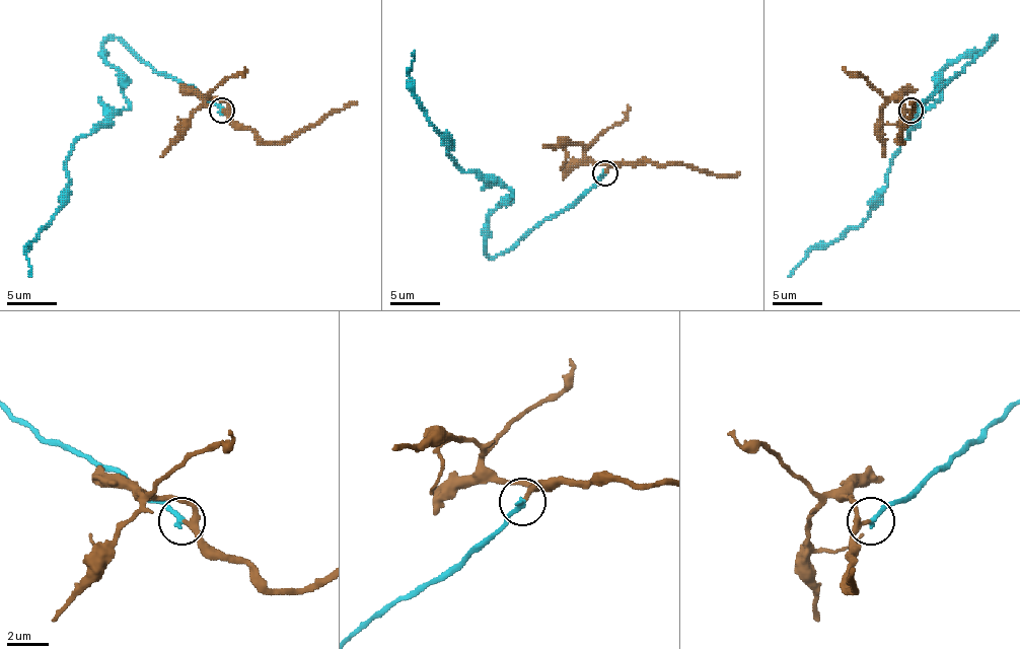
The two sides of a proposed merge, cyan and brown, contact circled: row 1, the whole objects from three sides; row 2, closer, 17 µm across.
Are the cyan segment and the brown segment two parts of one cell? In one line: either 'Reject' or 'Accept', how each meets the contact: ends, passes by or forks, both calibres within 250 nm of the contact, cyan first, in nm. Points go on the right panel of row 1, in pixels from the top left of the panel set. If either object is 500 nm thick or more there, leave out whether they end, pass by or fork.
Accept. At the ring cyan ends. At the ring brown passes by. Thickness 240 nm (cyan) against 200 nm

